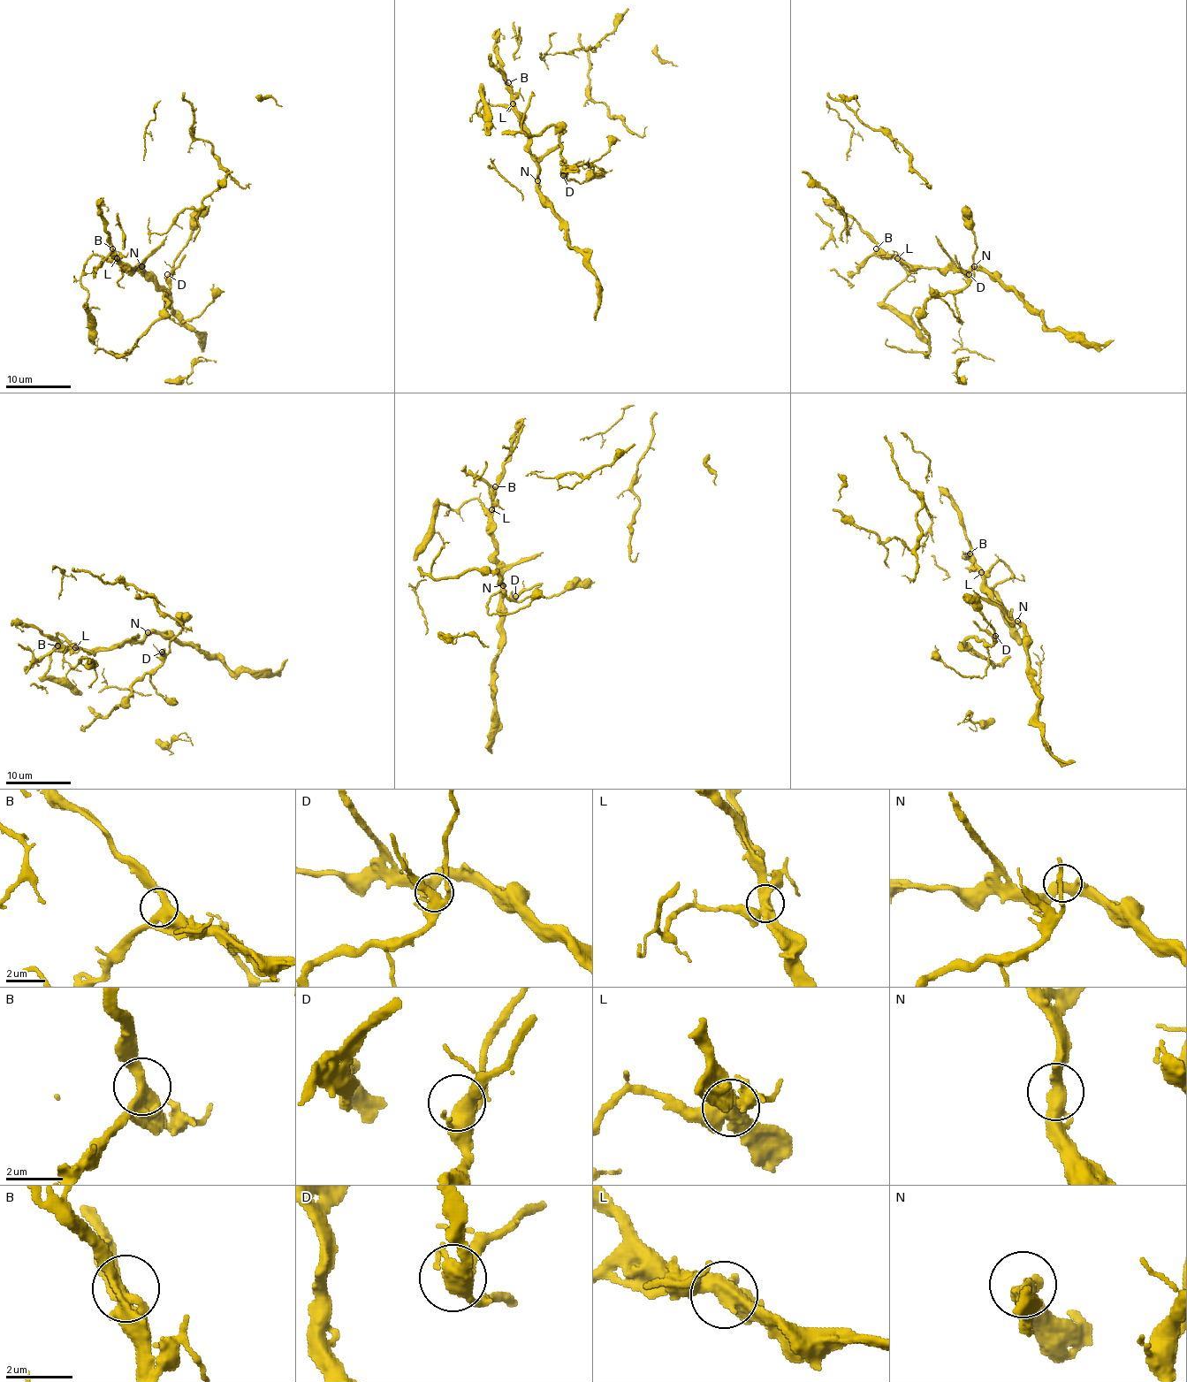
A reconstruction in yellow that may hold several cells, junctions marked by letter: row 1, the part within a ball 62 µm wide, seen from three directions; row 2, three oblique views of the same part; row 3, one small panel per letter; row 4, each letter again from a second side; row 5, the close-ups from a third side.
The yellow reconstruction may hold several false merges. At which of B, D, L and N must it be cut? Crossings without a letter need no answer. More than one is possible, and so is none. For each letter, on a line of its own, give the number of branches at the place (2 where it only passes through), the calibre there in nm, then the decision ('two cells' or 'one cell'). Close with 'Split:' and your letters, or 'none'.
B: branches 4; calibre 360 nm; one cell
D: branches 4; calibre 440 nm; one cell
L: branches 4; calibre 440 nm; two cells
N: branches 2; calibre 480 nm; one cell
Split: L

